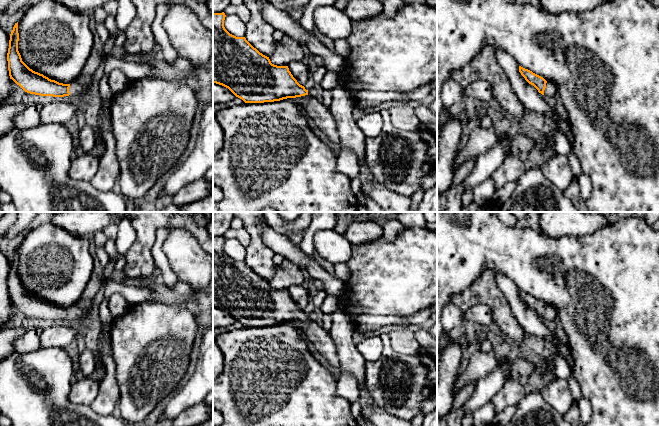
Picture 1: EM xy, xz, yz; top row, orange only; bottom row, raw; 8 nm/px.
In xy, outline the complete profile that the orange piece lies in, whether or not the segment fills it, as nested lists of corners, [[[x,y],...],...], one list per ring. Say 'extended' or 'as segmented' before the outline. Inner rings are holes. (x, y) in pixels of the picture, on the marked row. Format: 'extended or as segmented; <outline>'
extended; [[[18,22],[15,23],[10,34],[7,53],[10,79],[19,85],[25,92],[40,96],[81,96],[94,84],[92,76],[80,75],[70,84],[59,83],[30,69],[21,58],[18,51]]]

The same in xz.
extended; [[[213,13],[213,83],[228,88],[236,97],[245,103],[264,103],[293,98],[303,107],[309,117],[326,134],[328,139],[339,144],[340,136],[337,123],[329,107],[318,98],[308,94],[308,90],[300,85],[289,71],[288,66],[277,66],[269,57],[254,48],[245,37],[236,37],[224,27],[225,13]]]

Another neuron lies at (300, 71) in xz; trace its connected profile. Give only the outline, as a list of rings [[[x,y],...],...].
[[[302,61],[292,62],[288,65],[288,68],[297,82],[304,86],[309,76],[309,69],[307,65],[305,65]]]

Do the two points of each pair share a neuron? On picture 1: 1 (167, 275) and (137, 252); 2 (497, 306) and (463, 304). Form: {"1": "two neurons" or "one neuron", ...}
{"1": "two neurons", "2": "one neuron"}

